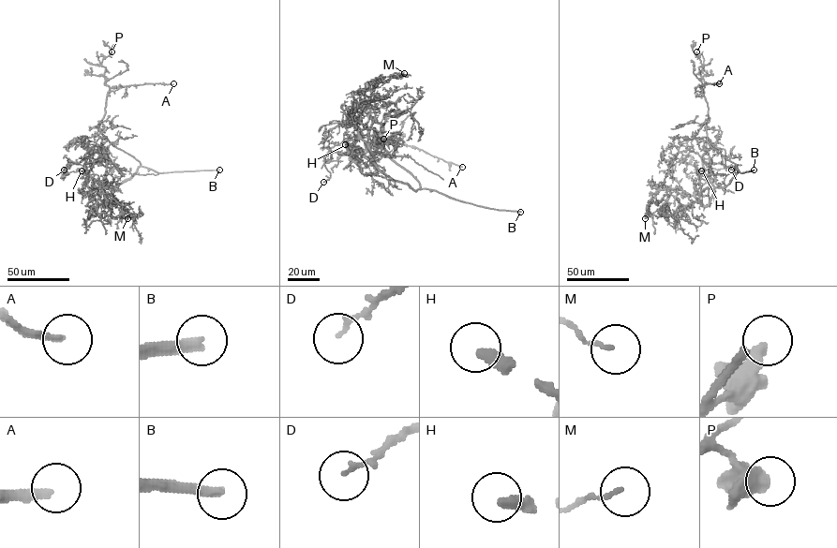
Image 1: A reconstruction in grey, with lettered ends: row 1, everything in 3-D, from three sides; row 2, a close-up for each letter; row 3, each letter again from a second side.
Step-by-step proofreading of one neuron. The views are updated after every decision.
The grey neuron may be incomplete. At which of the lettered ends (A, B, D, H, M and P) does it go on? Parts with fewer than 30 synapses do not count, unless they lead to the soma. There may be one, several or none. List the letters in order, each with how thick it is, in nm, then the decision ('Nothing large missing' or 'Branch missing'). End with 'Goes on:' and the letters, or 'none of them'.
A: Thickness 200 nm. Branch missing
B: Thickness 320 nm. Branch missing
D: Thickness 130 nm. Nothing large missing
H: Thickness 340 nm. Branch missing
M: Thickness 100 nm. Nothing large missing
P: Thickness 380 nm. Nothing large missing
Goes on: A, B, H

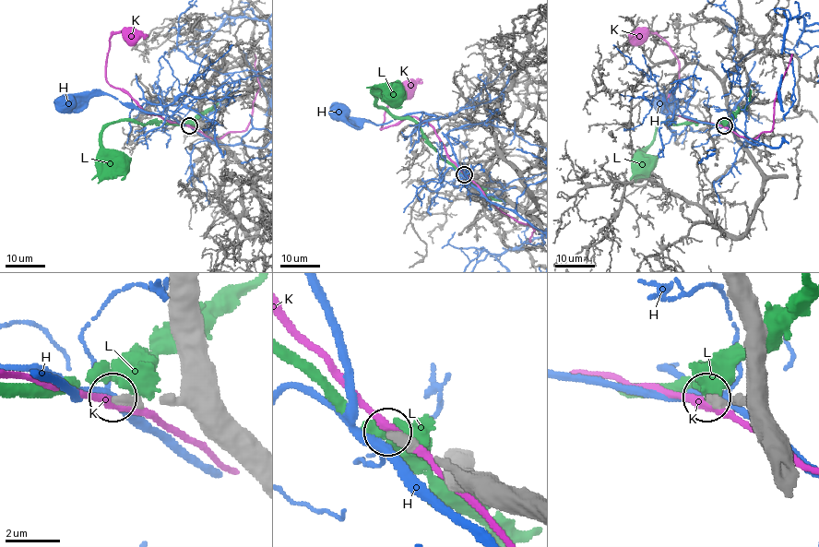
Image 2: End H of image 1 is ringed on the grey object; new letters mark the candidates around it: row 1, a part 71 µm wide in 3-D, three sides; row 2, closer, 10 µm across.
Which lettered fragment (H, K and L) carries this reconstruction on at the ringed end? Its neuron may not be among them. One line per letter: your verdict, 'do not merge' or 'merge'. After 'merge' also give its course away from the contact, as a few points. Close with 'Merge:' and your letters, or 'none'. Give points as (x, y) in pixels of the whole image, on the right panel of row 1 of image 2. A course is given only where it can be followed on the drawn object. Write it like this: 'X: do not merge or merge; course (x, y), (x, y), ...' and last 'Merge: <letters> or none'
H: do not merge
K: do not merge
L: do not merge
Merge: none

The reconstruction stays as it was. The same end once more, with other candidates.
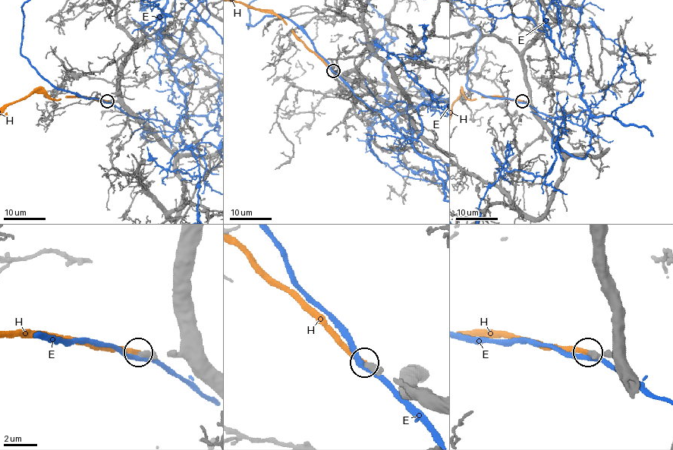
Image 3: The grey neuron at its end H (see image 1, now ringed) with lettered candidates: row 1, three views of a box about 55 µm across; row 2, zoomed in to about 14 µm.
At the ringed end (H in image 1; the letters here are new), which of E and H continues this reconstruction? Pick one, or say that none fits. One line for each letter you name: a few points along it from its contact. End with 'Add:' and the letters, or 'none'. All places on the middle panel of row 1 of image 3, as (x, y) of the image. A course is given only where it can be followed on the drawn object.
Add: H

